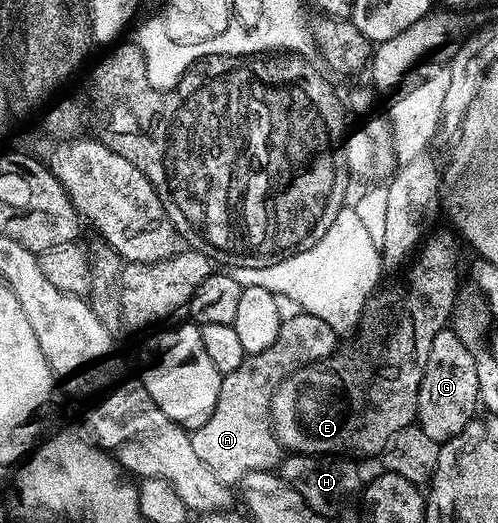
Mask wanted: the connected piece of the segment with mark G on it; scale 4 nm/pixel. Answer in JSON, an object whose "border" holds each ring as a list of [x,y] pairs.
{"border":[[[452,328],[437,332],[429,349],[428,362],[420,380],[416,425],[440,444],[464,432],[467,424],[479,413],[480,380],[478,358],[474,352],[464,344],[462,334]]]}

